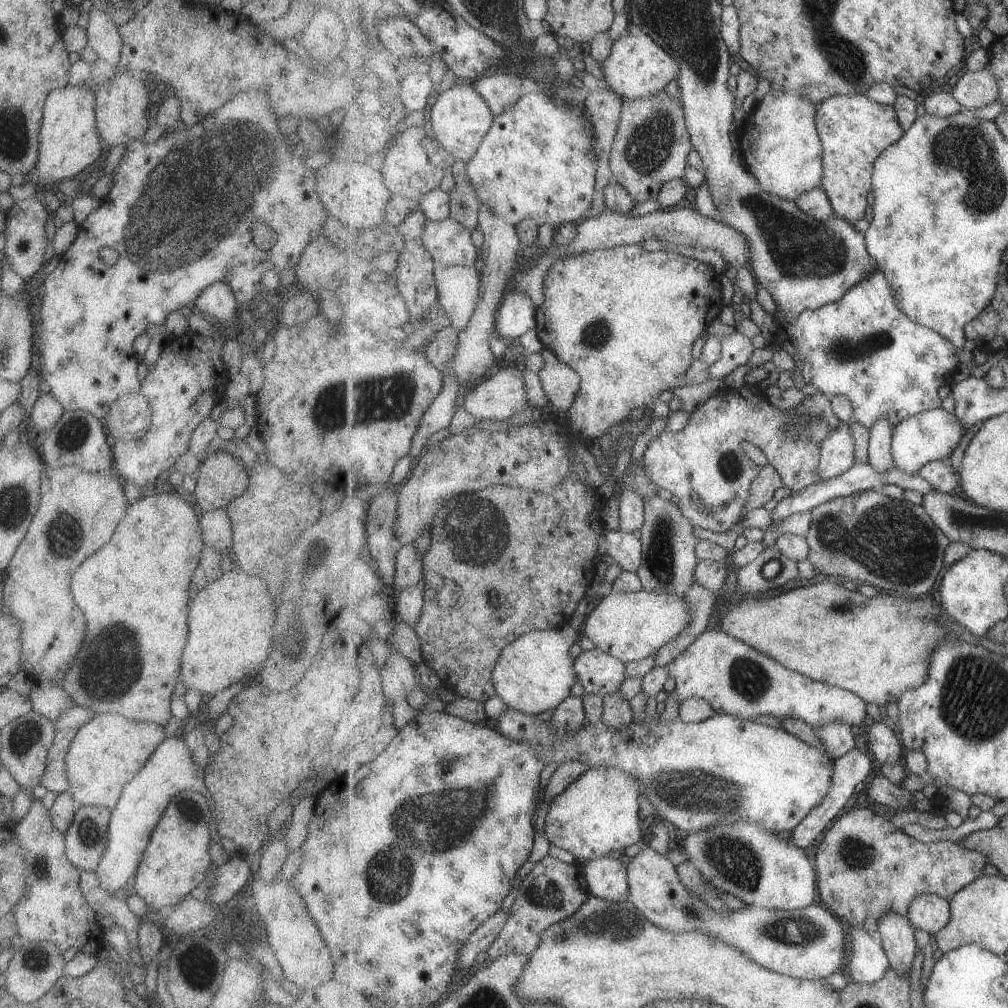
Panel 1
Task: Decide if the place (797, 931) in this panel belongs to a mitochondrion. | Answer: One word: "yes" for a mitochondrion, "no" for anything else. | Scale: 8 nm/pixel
yes

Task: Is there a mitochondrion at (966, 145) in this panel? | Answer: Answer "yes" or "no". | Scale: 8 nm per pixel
yes

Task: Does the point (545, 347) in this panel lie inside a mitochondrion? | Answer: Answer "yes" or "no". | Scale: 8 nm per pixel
no

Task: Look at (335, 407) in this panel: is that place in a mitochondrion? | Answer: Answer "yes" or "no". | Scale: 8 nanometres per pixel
yes

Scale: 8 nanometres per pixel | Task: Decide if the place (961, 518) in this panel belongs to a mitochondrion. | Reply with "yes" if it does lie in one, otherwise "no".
yes

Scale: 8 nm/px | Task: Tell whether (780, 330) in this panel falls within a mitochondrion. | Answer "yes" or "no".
no

